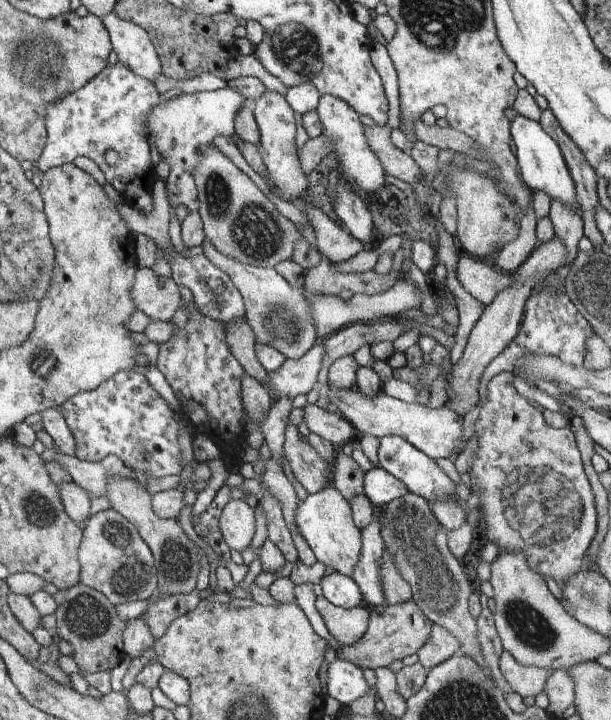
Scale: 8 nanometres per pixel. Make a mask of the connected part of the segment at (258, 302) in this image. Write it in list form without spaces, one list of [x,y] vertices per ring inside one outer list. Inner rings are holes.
[[[210,241],[203,244],[206,256],[214,266],[222,269],[232,279],[234,286],[241,291],[245,301],[245,318],[254,331],[256,342],[277,348],[286,359],[299,359],[309,352],[316,342],[312,308],[302,288],[295,289],[275,267],[242,264],[217,249]]]

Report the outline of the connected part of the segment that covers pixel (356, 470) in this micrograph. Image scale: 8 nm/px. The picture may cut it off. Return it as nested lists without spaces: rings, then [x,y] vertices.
[[[340,451],[332,464],[331,483],[347,499],[363,493],[365,472],[351,456]]]

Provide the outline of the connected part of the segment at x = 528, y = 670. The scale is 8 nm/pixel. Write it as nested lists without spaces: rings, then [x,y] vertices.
[[[504,651],[499,660],[501,673],[512,690],[522,698],[536,696],[545,690],[551,672],[547,669],[522,665],[509,652]]]

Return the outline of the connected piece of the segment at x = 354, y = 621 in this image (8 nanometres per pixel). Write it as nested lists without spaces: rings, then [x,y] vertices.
[[[324,595],[315,600],[318,612],[324,619],[326,628],[333,638],[341,645],[353,645],[366,634],[368,624],[368,610],[354,607],[345,609],[330,602]]]

